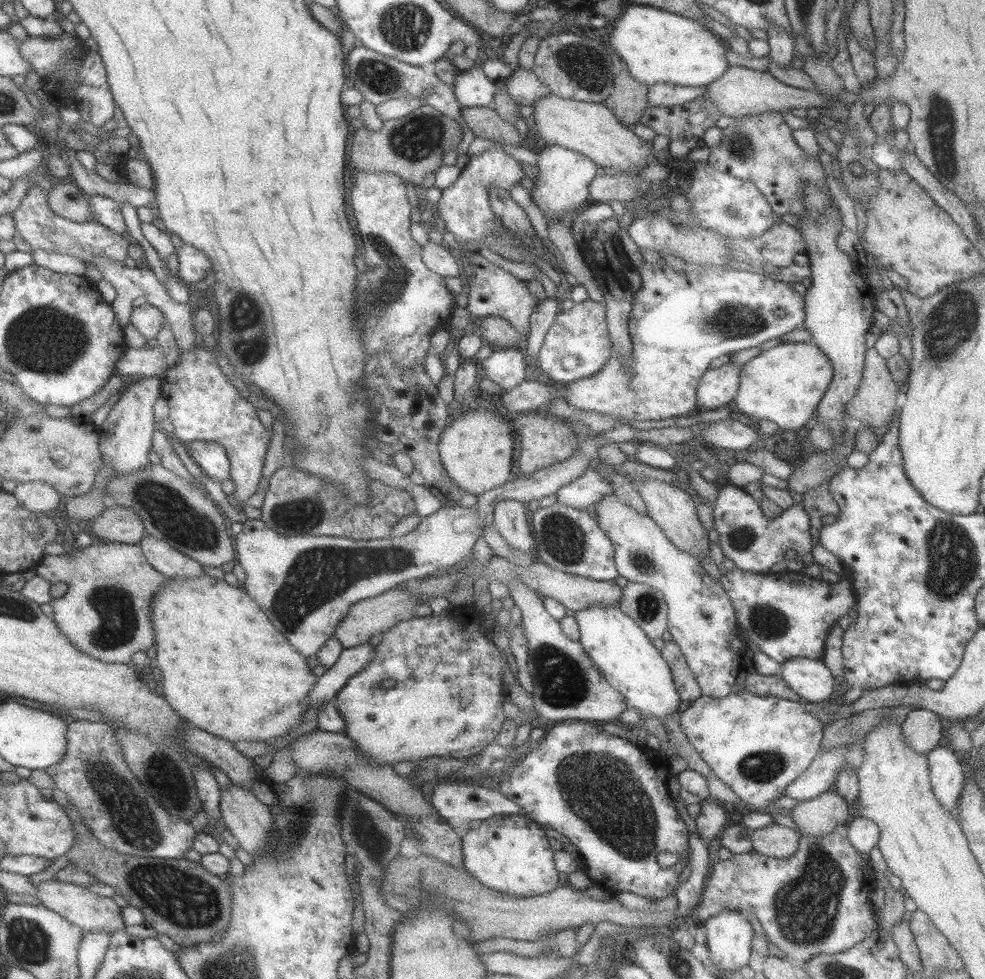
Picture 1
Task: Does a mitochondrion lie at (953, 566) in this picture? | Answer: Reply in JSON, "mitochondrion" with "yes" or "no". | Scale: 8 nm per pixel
{"mitochondrion":"yes"}

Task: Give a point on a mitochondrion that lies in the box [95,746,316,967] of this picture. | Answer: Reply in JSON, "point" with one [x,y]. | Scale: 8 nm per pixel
{"point":[185,901]}

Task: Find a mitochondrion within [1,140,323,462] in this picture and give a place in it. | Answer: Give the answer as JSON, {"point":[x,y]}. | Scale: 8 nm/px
{"point":[47,341]}

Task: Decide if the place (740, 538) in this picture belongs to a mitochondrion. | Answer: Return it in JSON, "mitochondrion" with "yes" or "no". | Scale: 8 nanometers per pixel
{"mitochondrion":"yes"}

